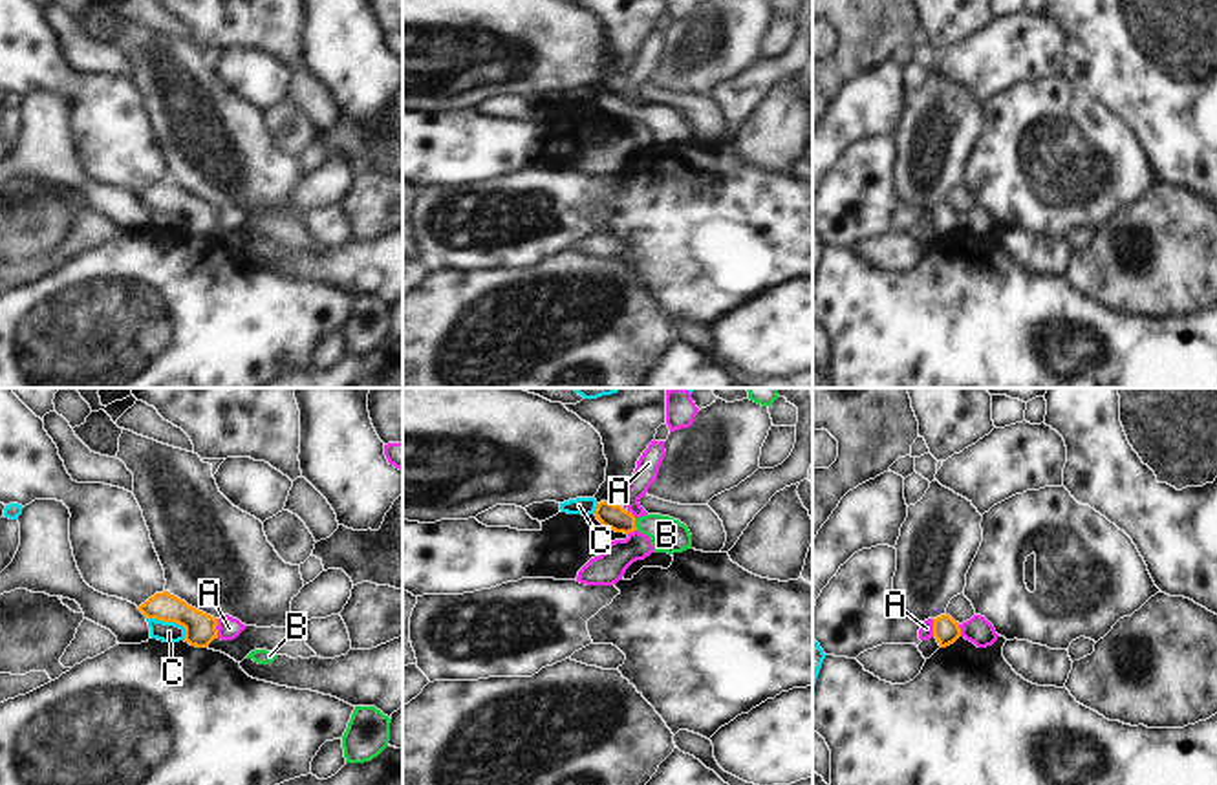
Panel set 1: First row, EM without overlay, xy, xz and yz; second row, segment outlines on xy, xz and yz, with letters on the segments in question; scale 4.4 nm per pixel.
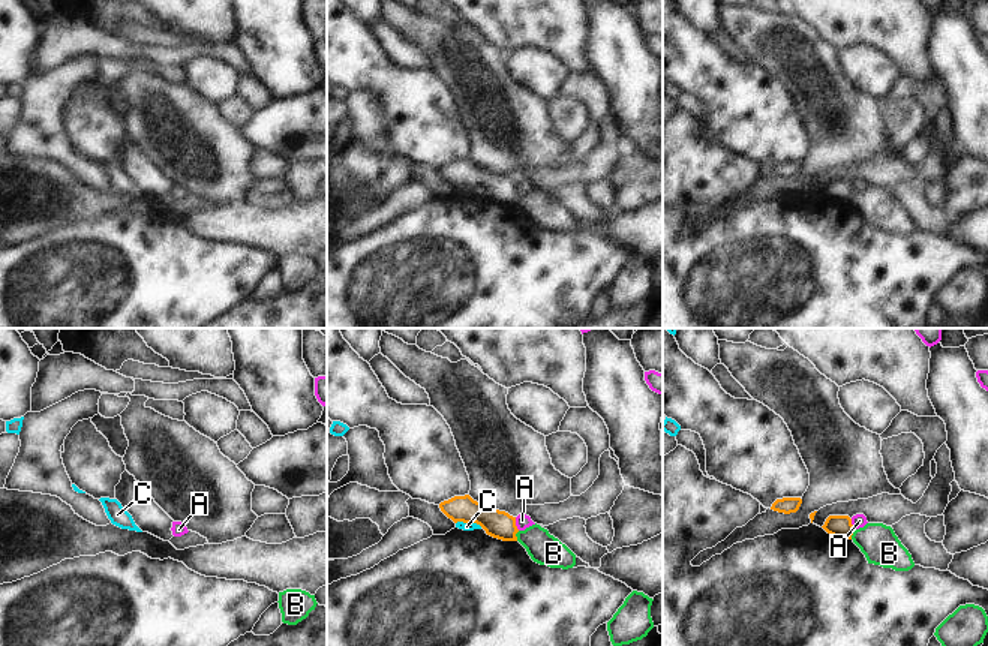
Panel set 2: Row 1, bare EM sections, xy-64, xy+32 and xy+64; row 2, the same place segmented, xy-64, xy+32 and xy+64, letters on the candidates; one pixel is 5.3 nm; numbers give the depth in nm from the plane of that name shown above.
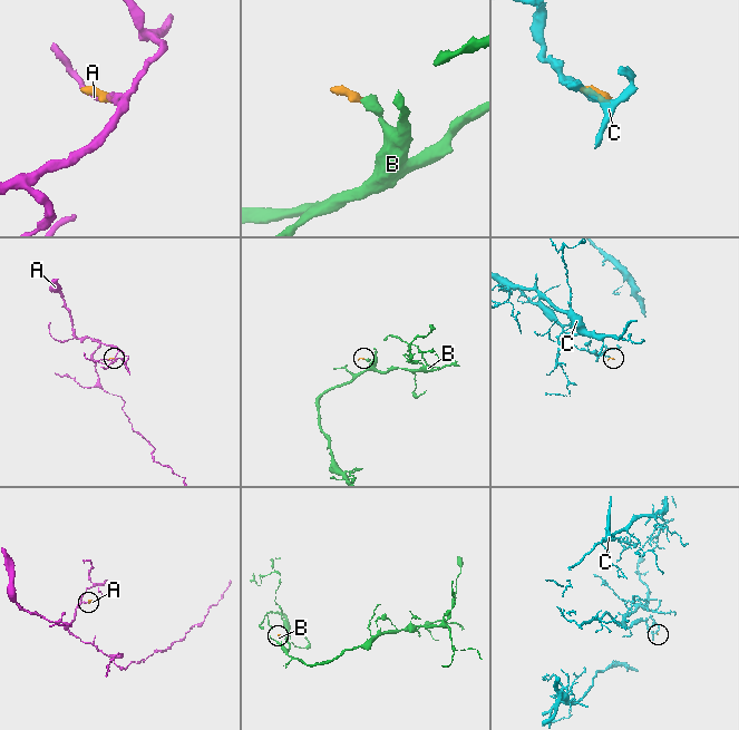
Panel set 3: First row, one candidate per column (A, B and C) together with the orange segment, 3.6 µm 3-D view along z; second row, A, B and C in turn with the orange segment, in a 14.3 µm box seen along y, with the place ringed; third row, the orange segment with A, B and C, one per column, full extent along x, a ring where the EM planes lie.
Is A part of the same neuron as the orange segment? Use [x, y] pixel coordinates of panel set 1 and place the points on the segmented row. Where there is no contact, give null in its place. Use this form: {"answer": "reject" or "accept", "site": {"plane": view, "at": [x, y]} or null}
{"answer": "reject", "site": {"plane": "xy", "at": [215, 628]}}

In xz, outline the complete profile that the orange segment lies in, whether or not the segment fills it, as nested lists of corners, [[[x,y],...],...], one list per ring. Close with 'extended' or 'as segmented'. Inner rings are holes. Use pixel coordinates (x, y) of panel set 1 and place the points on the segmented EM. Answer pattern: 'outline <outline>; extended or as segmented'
outline [[[609,501],[597,503],[593,514],[604,527],[615,532],[630,534],[633,531],[639,531],[646,534],[652,540],[655,553],[673,554],[692,549],[692,534],[688,527],[670,516],[646,514],[635,518],[620,505],[613,505]]]; extended

